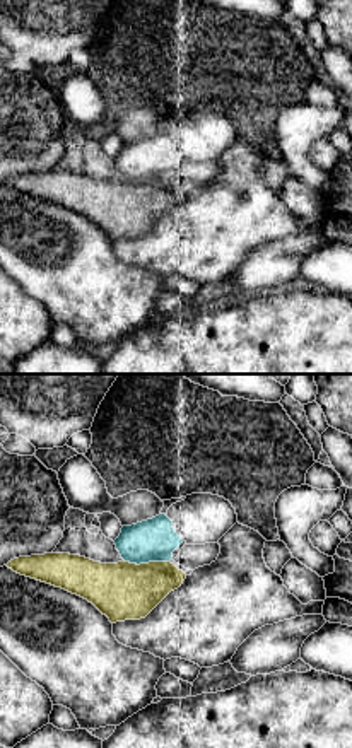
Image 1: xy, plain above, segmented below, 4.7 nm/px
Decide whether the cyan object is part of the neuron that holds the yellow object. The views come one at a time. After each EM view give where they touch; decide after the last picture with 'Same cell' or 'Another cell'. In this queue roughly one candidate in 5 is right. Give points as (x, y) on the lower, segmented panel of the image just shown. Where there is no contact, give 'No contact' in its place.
Touches yellow at (146, 564)

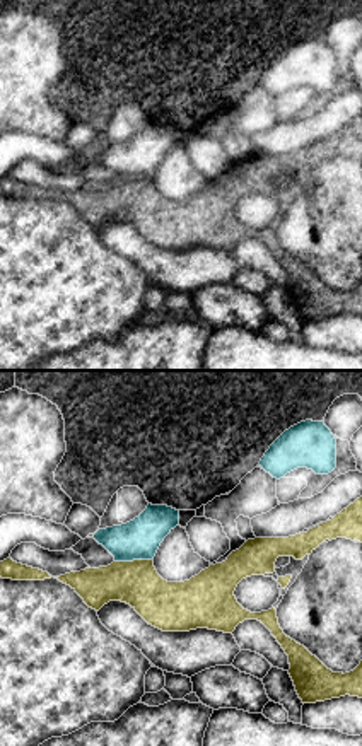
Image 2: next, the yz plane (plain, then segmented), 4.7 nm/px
Touches yellow at (134, 560)

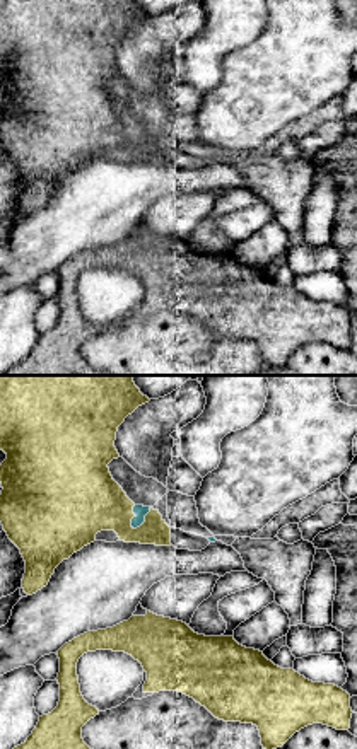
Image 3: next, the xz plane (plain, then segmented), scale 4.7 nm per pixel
Touches yellow at (146, 519)

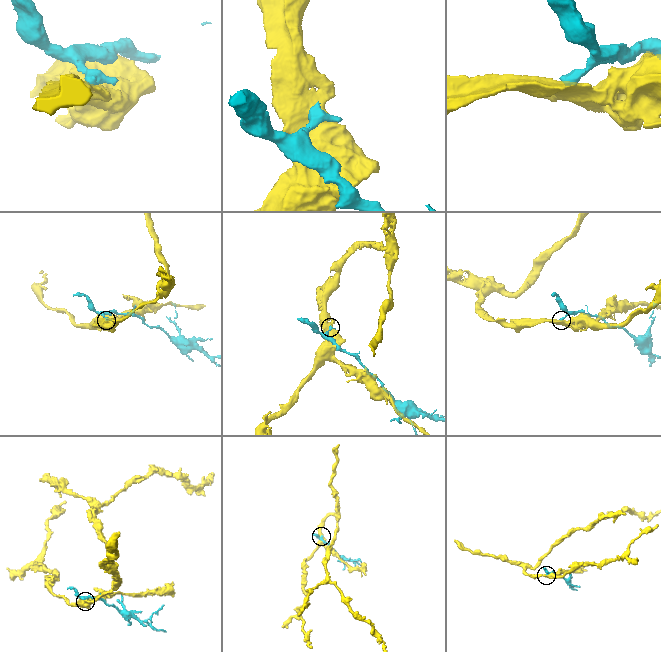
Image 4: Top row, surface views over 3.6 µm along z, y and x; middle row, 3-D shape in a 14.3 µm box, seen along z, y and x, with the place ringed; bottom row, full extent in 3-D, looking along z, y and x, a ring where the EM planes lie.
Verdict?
Another cell

